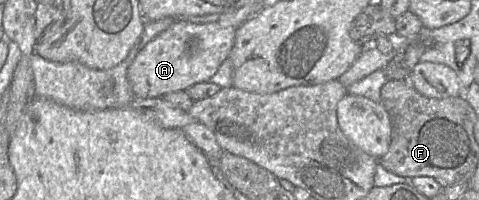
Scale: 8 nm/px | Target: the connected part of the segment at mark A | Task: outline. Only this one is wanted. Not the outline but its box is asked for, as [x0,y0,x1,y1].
[127,21,236,98]

